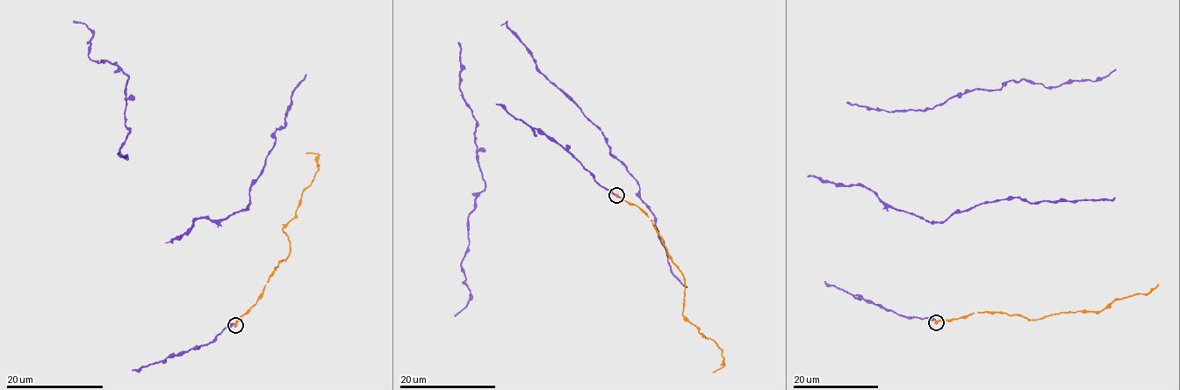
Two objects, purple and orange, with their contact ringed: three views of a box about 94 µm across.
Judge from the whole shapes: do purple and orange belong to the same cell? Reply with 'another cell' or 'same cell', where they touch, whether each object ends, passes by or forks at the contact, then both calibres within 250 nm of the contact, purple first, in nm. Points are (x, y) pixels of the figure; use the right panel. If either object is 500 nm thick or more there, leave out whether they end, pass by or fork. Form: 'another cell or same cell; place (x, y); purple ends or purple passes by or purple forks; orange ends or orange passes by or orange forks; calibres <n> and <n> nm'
same cell; place (936, 322); purple ends; orange ends; calibres 190 and 420 nm

